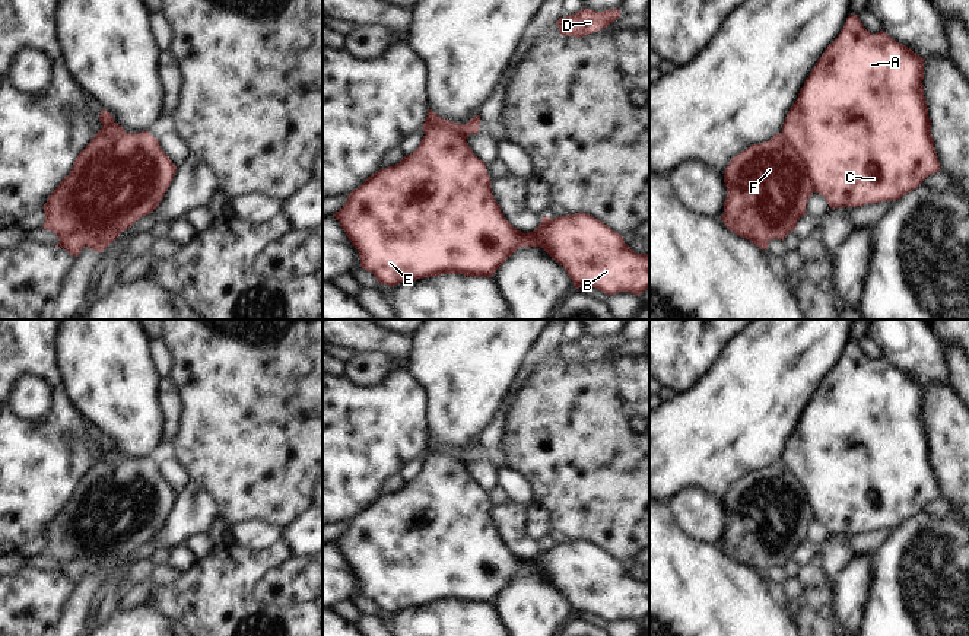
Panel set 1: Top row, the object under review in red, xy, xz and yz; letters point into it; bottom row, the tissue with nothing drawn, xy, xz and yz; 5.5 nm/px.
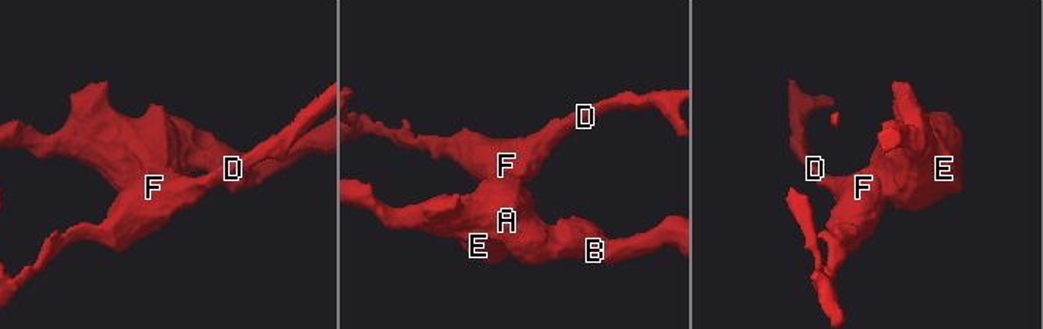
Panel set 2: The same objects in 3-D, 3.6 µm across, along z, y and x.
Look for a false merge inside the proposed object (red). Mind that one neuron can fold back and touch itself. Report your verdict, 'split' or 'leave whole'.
split

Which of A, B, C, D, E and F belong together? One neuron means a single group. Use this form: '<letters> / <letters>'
A B C E / D F

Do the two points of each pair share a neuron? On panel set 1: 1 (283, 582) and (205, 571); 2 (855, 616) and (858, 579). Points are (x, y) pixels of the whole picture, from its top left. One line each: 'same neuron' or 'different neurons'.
1: different neurons
2: same neuron

